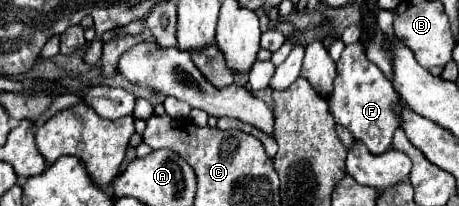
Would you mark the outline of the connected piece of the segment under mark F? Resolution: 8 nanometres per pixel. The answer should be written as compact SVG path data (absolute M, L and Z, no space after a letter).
M361 44L345 46L339 62L337 62L337 78L335 90L329 96L329 114L341 126L345 126L355 140L363 142L369 152L383 154L391 148L391 136L399 128L399 118L393 114L393 106L399 100L393 84L385 78L385 74L367 60Z

